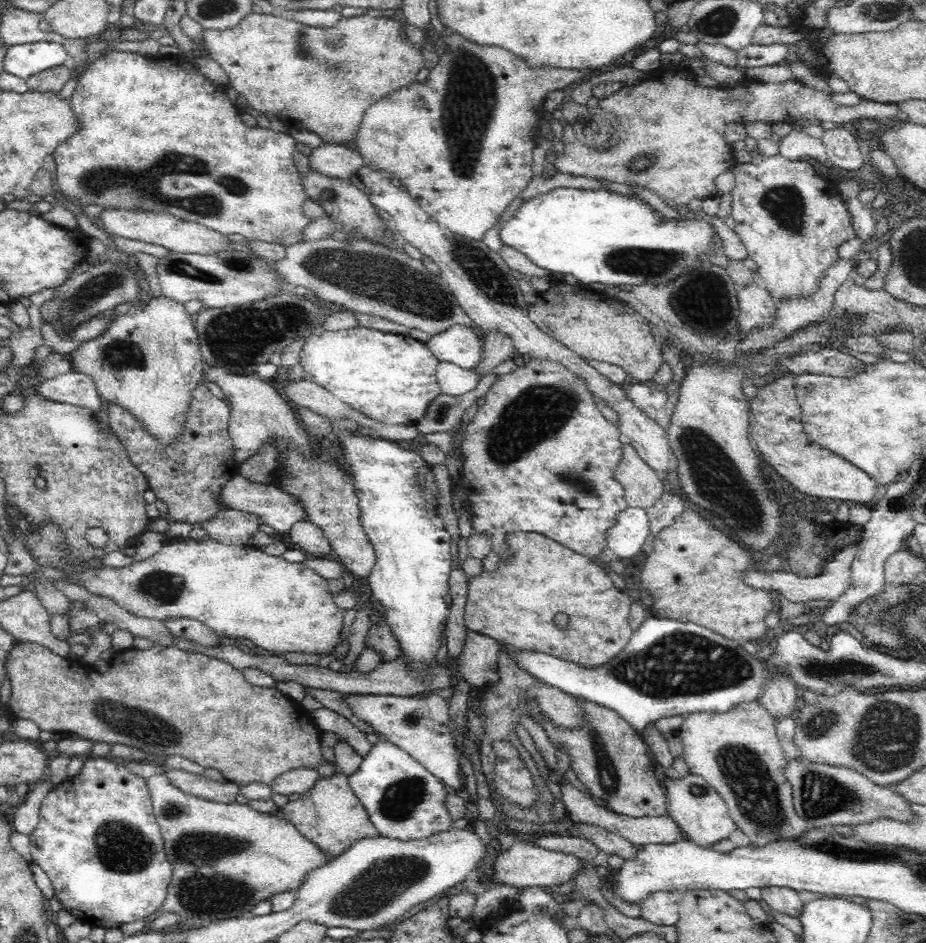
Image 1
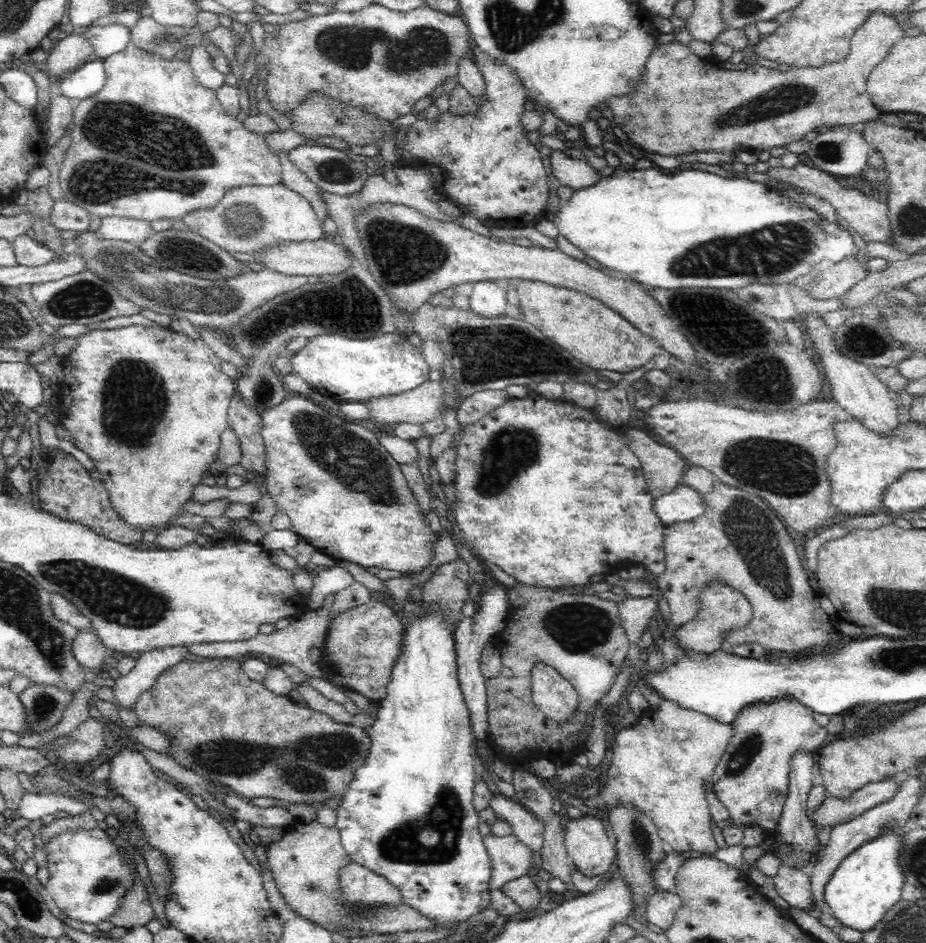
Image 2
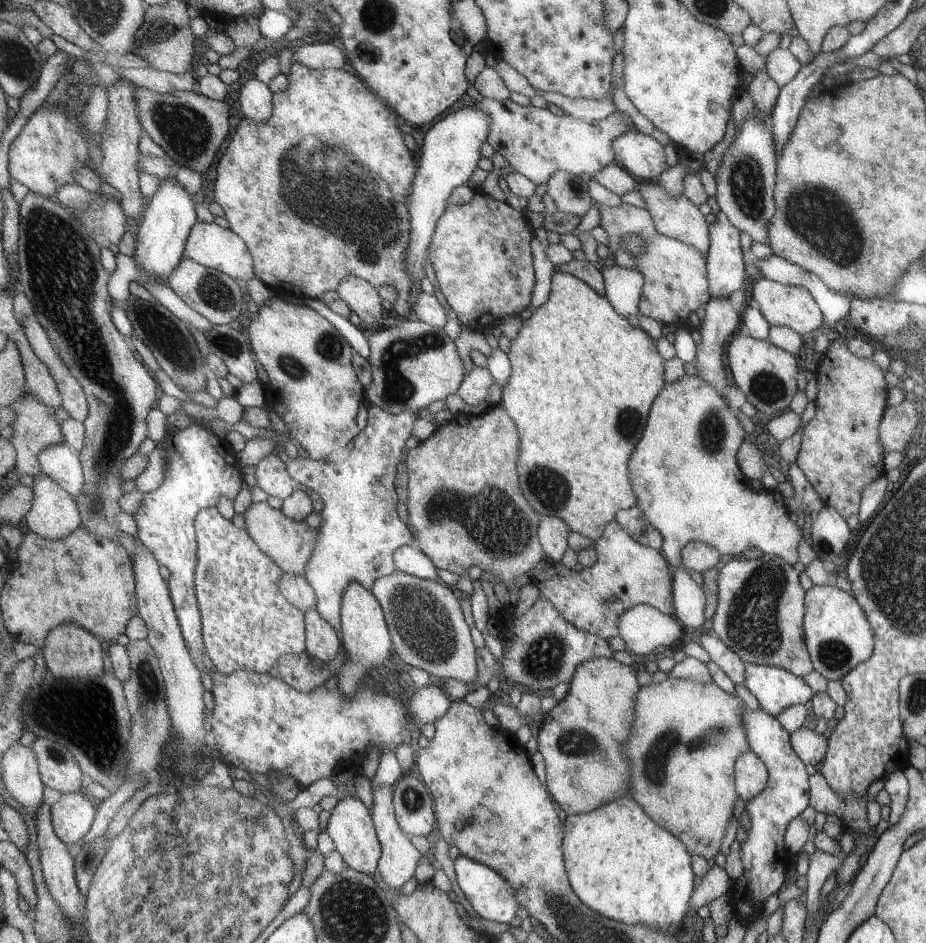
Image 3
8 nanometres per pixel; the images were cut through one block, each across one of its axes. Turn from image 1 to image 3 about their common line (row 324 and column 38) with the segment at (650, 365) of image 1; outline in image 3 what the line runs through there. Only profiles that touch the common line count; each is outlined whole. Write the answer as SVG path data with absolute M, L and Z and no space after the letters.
M82 526L63 540L53 541L30 531L18 554L18 567L9 577L1 598L3 617L14 642L34 644L46 649L52 632L66 623L78 623L113 644L118 636L127 634L132 617L138 615L138 594L135 569L128 550L119 542L102 537Z

